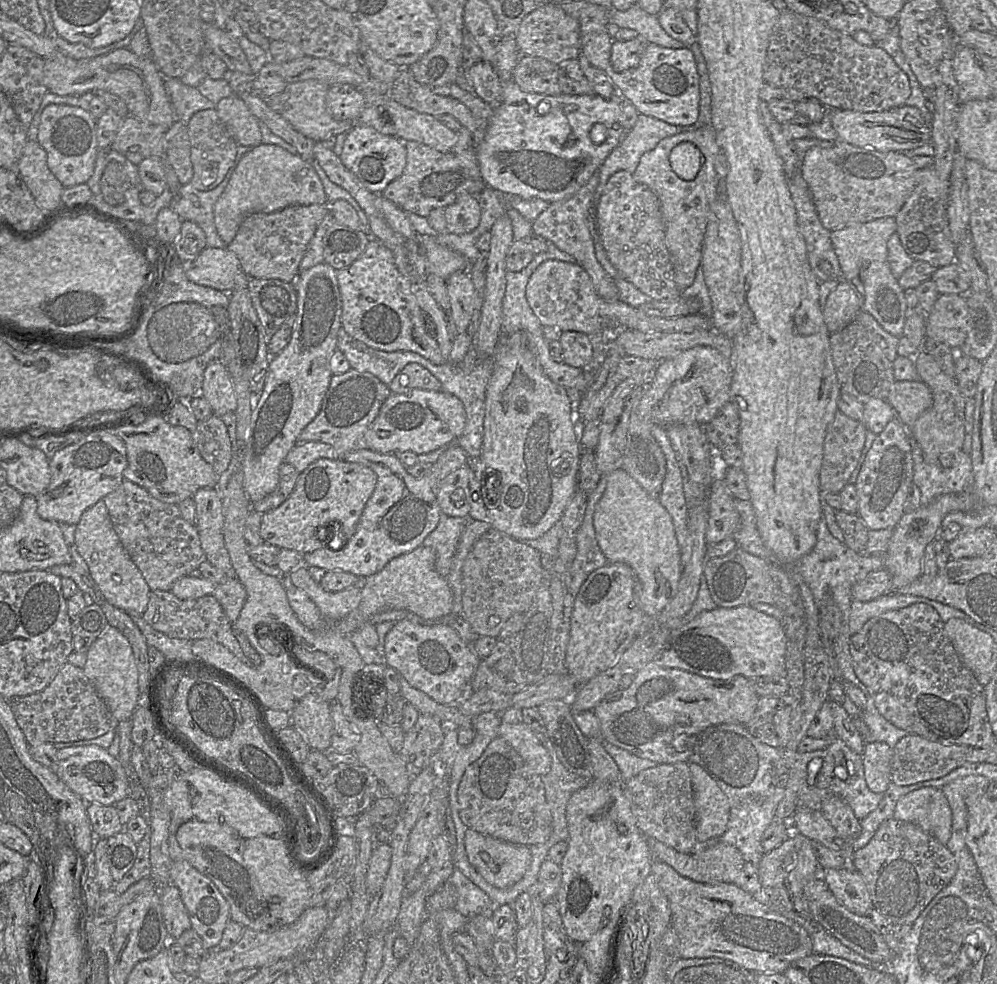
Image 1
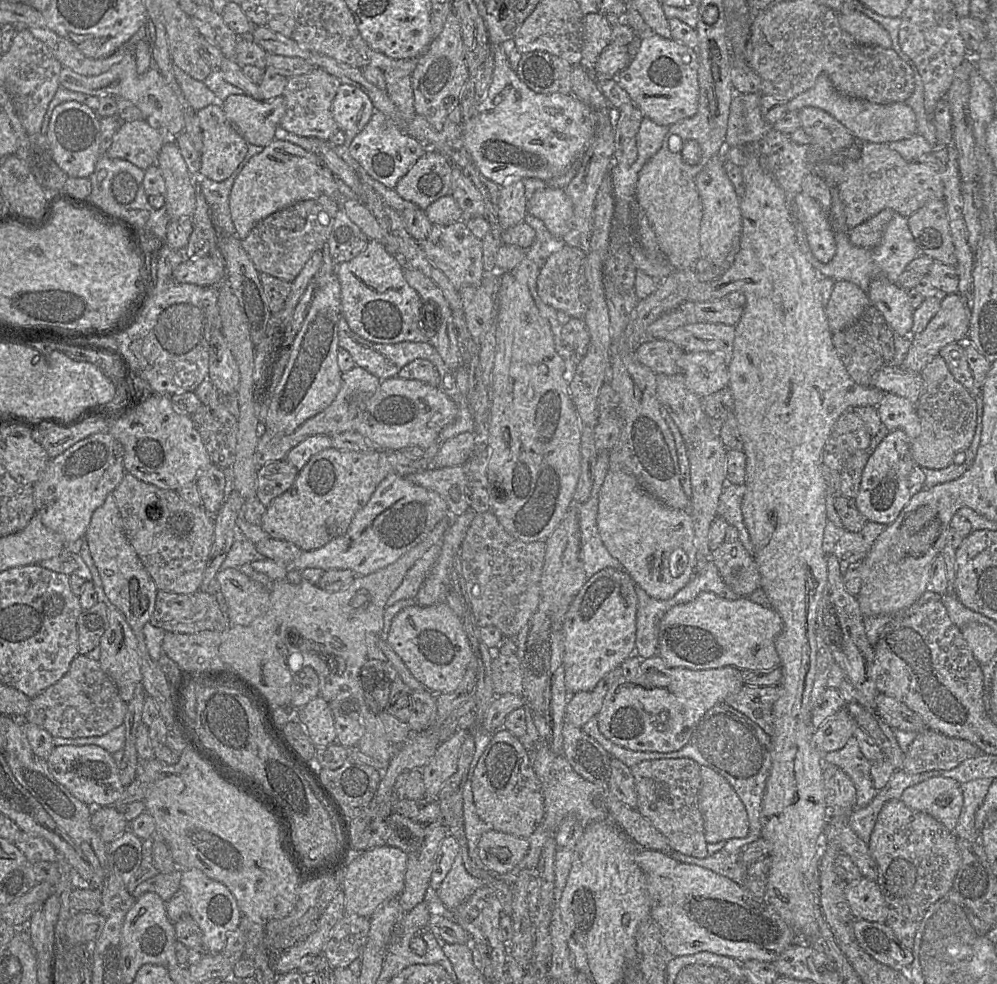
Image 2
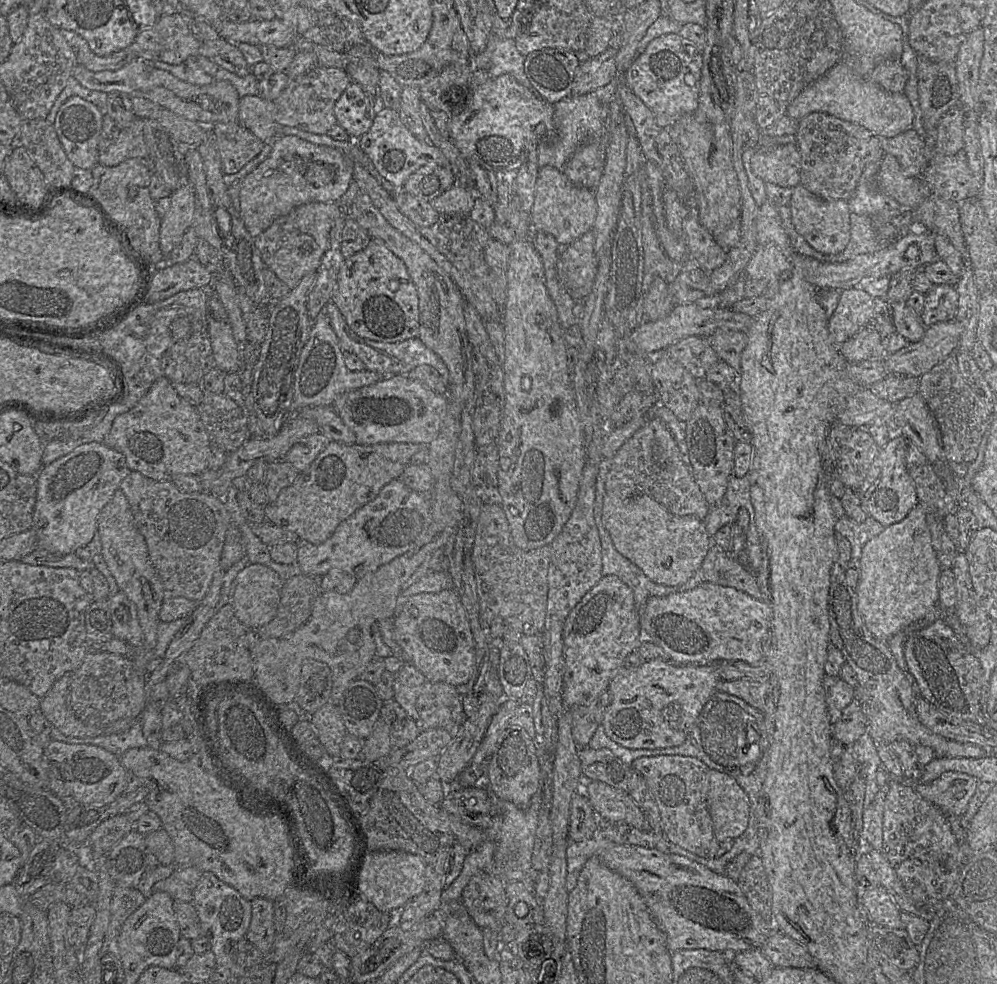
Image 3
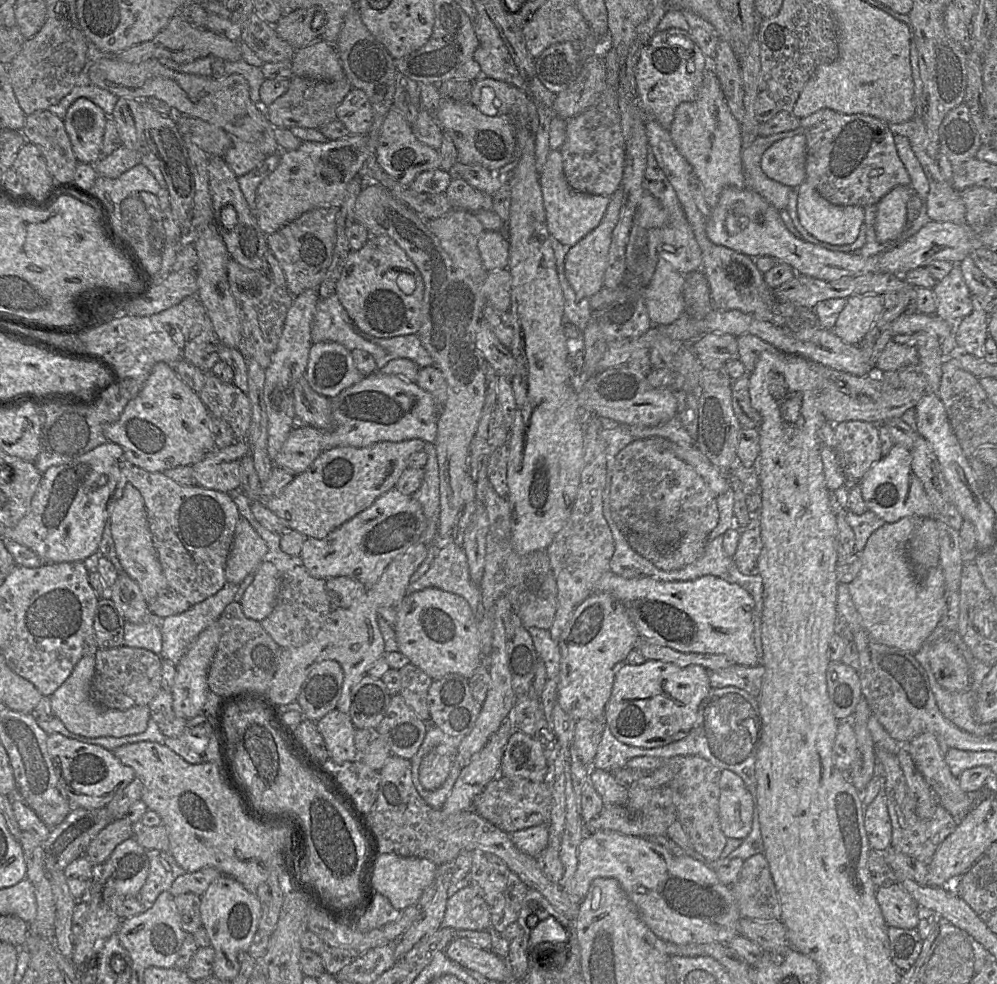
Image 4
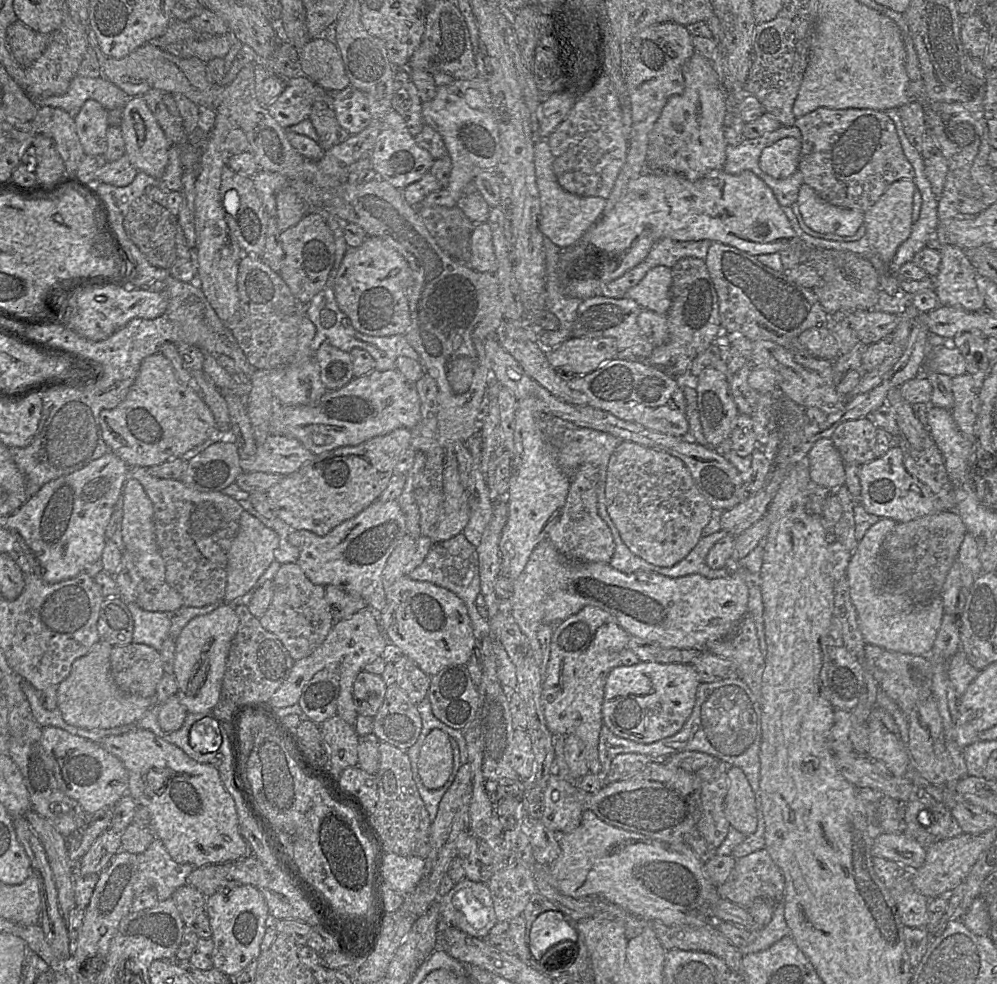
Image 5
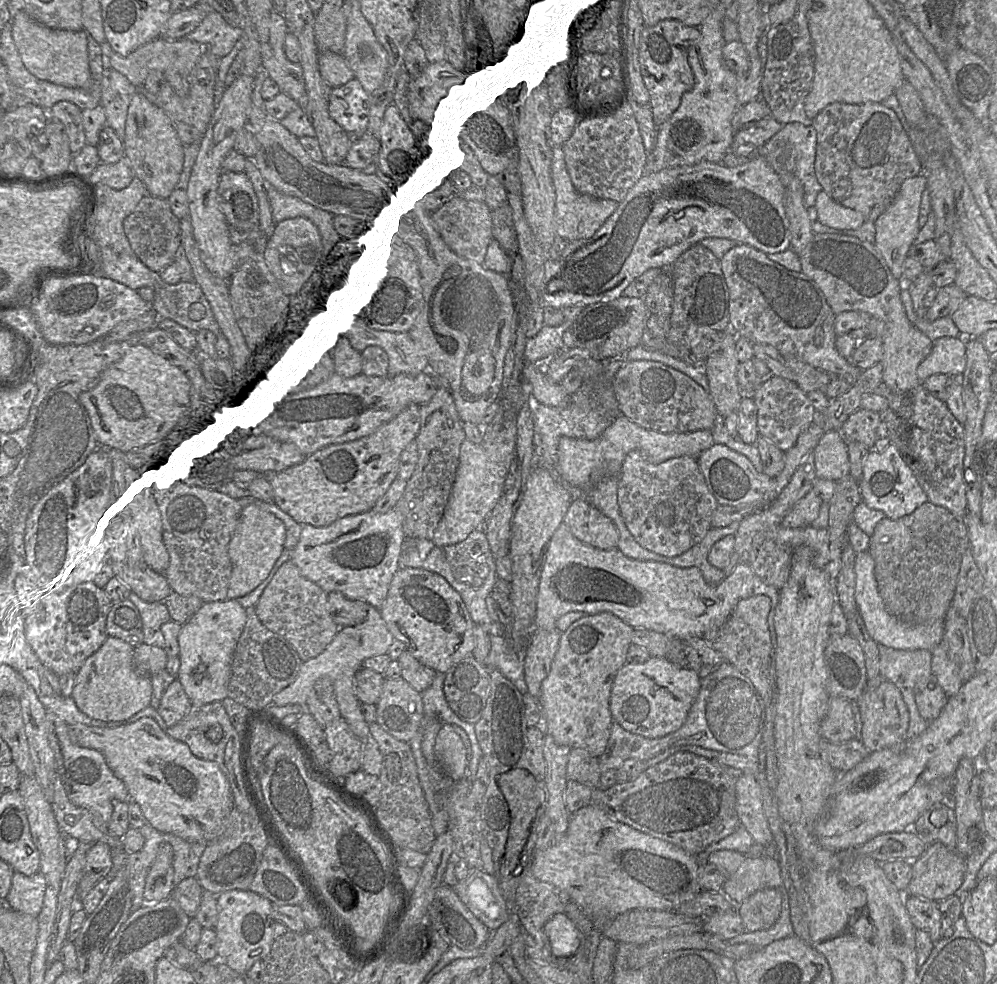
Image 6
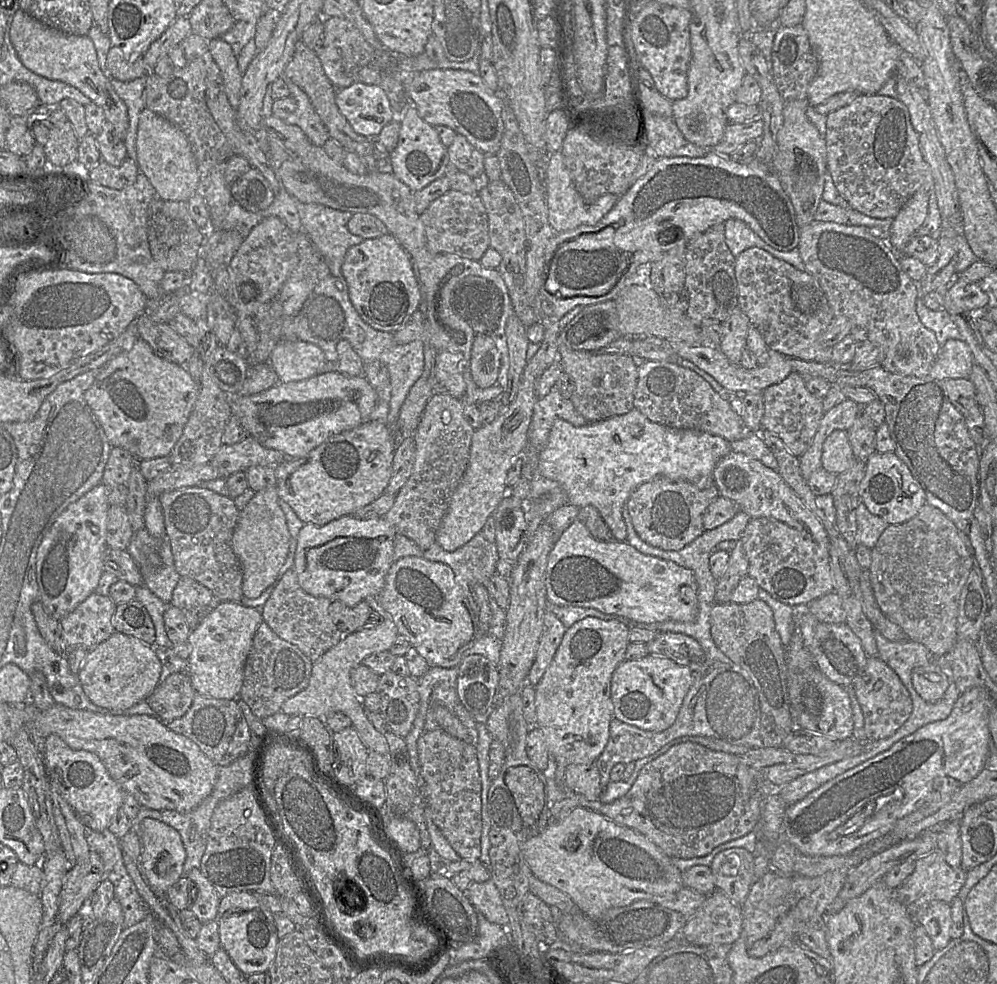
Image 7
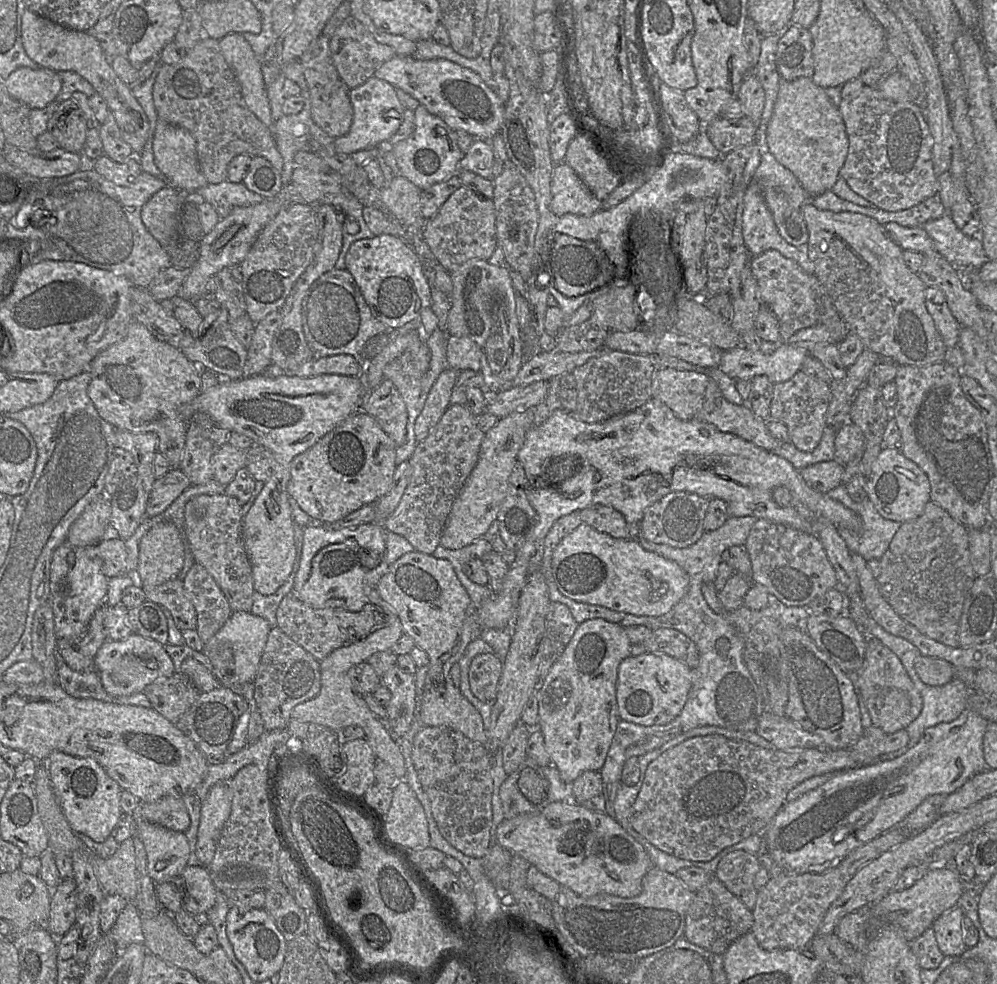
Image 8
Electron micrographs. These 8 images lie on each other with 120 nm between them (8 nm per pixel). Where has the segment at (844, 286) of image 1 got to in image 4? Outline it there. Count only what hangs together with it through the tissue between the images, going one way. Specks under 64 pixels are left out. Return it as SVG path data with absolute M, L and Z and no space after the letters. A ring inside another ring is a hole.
M880 295L851 296L832 331L844 343L858 345L883 311L883 300Z

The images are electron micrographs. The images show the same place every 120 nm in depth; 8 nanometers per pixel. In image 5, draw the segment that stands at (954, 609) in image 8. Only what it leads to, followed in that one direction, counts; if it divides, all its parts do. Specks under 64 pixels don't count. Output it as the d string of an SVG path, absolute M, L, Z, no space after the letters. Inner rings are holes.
M942 510L897 523L882 545L882 568L894 591L902 592L916 604L940 596L946 576L957 560L967 528L955 510Z

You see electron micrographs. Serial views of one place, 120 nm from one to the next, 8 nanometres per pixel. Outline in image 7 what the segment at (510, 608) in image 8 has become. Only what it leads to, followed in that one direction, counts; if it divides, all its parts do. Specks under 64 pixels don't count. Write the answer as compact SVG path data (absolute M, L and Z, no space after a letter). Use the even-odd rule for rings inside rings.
M639 410L624 415L575 427L558 419L554 422L547 444L539 453L538 470L542 477L557 482L566 492L568 504L582 508L593 506L609 528L614 540L626 541L627 529L622 511L632 492L656 477L684 480L704 489L714 484L713 470L717 462L732 451L730 442L710 433L694 429L676 429L650 421Z

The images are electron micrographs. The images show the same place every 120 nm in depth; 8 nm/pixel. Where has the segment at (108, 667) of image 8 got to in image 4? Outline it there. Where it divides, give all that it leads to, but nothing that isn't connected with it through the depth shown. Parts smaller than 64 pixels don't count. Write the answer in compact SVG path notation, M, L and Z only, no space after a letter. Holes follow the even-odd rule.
M88 655L81 658L67 680L50 696L54 716L64 724L68 731L86 738L120 738L144 732L150 720L148 706L135 706L121 711L97 705L90 693L94 673L95 656Z

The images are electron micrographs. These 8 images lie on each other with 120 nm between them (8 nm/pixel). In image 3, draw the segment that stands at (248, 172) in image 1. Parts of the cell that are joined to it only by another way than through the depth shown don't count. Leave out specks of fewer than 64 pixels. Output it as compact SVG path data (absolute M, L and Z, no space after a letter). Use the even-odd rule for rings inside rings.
M281 136L273 139L269 157L249 173L241 187L240 214L247 231L257 237L279 217L294 208L310 202L338 203L353 181L354 162L342 151L323 145L316 145L296 136Z

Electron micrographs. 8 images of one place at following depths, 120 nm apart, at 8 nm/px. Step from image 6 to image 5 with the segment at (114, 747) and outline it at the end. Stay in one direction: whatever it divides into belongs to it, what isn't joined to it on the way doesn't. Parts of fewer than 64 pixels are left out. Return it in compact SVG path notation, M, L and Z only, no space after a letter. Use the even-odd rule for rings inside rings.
M138 729L118 736L109 736L98 744L117 757L126 768L129 776L128 794L138 805L148 809L151 816L150 828L175 862L201 868L237 861L252 855L249 845L239 831L234 799L225 789L219 771L214 766L198 763L182 749L149 730Z

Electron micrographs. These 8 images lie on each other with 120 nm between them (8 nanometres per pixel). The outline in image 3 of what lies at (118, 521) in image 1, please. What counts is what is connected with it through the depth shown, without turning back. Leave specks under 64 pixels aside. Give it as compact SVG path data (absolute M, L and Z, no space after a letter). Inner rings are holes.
M130 471L121 482L119 489L129 502L134 523L145 538L150 560L164 589L199 603L207 594L215 571L220 568L226 532L232 524L230 513L223 500L203 491L183 493L172 481L156 481L138 471Z

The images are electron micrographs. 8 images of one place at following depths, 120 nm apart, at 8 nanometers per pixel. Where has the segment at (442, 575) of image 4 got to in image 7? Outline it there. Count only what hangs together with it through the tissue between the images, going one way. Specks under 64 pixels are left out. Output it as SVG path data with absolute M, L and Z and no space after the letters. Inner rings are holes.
M481 533L454 552L447 552L434 543L424 552L423 557L449 566L467 598L472 597L473 585L487 586L490 578L496 573L496 565L500 559L496 544L486 540Z

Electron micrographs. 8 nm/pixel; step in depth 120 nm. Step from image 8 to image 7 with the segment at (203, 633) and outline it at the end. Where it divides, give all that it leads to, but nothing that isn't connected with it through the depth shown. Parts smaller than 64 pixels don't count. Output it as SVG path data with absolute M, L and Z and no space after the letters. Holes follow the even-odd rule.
M189 577L179 580L170 601L183 612L191 631L220 603L208 588Z

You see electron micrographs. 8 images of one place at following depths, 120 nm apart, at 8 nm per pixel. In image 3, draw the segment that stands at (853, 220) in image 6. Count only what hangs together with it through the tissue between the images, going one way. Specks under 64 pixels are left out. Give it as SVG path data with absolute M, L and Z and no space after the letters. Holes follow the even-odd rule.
M802 185L794 187L791 216L796 231L816 251L826 255L841 253L850 240L850 209L847 200L827 200Z

